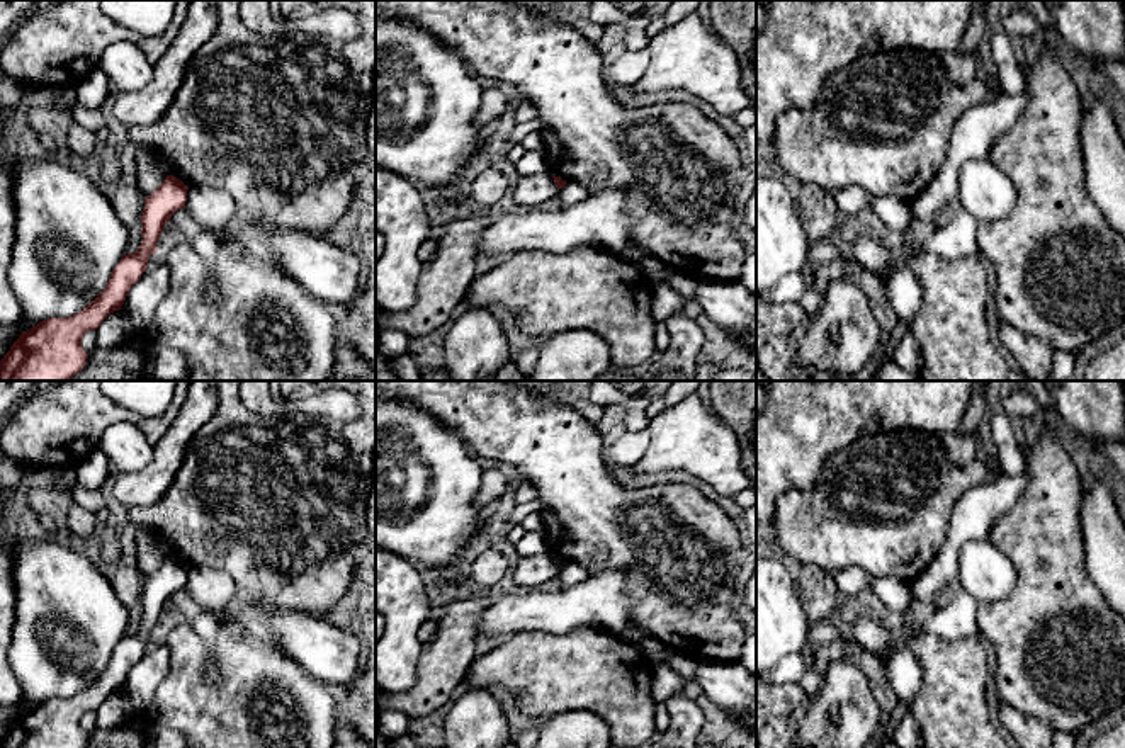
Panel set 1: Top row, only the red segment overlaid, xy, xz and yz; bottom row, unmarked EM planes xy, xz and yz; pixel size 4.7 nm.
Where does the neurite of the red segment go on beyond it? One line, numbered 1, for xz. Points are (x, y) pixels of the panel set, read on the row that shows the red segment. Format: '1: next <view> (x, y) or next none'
1: next none

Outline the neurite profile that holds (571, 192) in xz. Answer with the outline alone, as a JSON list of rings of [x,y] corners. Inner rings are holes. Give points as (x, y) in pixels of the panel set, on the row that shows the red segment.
[[[566,182],[562,189],[559,189],[557,199],[561,206],[576,204],[586,197],[590,197],[590,190],[576,182]]]

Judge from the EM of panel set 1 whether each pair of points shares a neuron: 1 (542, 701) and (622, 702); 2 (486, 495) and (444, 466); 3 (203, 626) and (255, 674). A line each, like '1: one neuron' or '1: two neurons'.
1: one neuron
2: two neurons
3: two neurons

